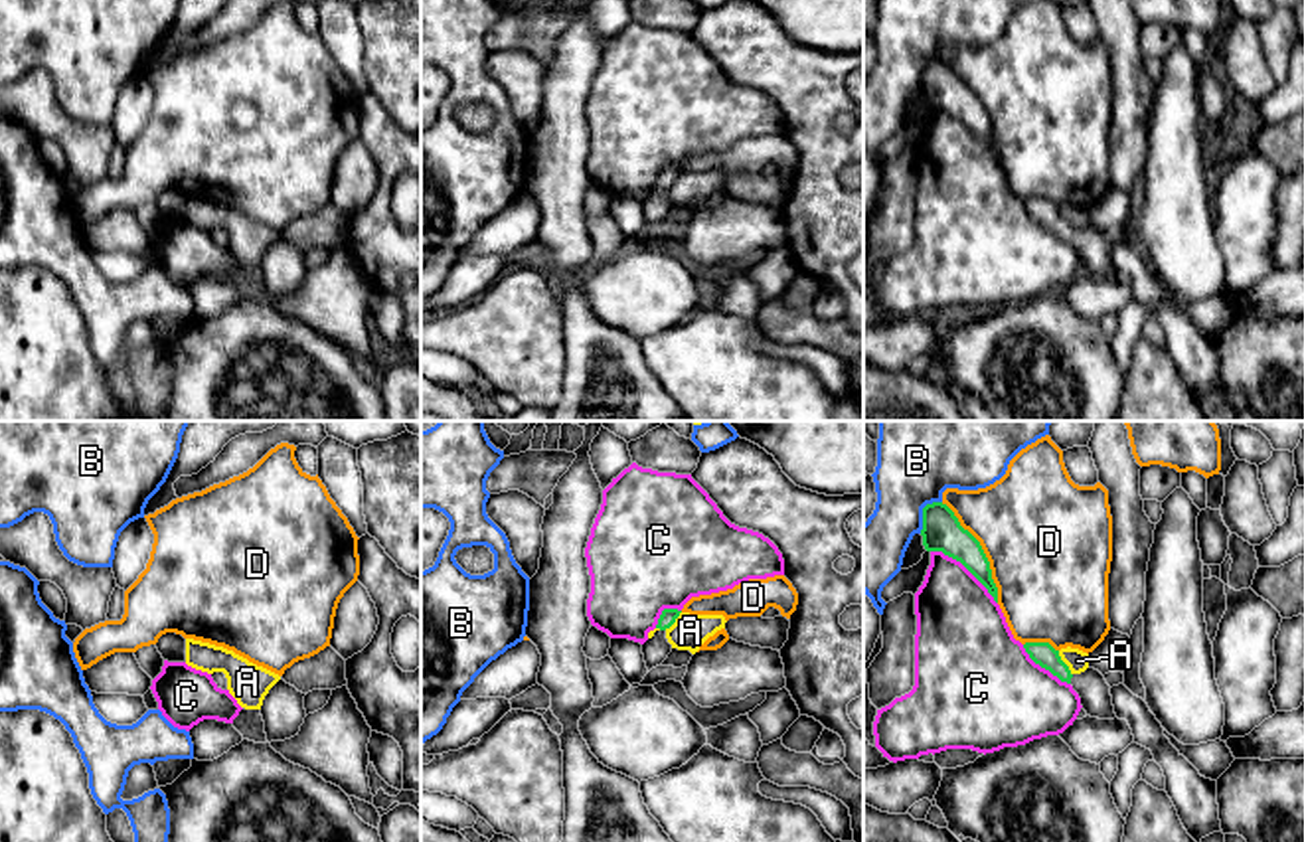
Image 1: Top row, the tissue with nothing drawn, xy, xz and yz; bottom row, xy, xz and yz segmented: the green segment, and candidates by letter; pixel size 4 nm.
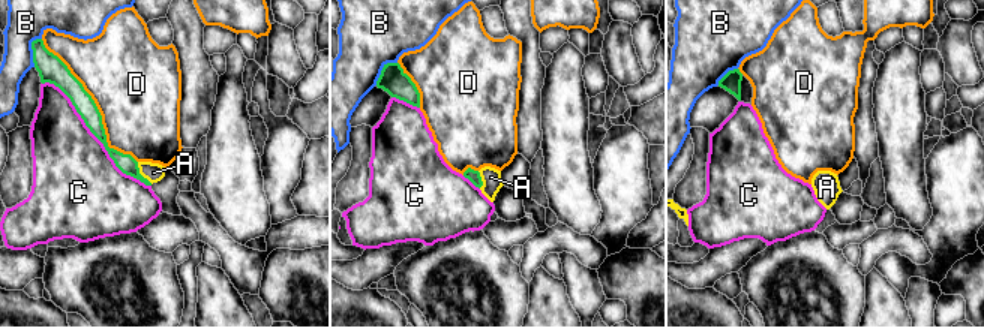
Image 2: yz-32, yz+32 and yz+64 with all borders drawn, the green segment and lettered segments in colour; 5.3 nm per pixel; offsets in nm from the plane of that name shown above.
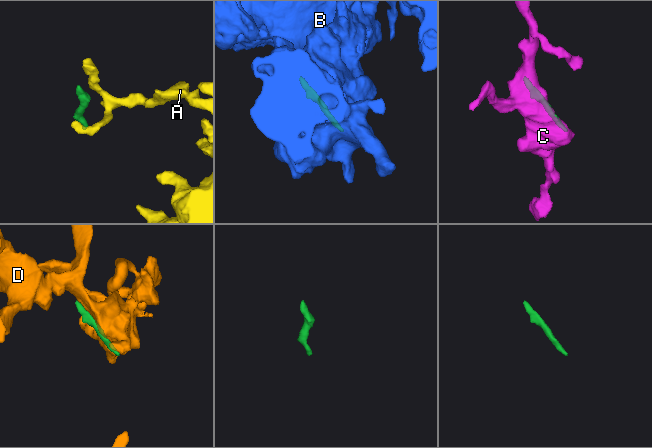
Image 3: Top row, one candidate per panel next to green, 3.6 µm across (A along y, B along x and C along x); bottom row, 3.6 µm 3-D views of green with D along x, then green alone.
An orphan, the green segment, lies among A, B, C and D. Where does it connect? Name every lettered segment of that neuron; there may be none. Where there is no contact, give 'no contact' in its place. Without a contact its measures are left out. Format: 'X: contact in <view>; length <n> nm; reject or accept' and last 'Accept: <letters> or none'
A: contact in yz; length 120 nm; reject
B: contact in yz; length 160 nm; reject
C: contact in yz; length 340 nm; reject
D: contact in yz; length 480 nm; reject
Accept: none

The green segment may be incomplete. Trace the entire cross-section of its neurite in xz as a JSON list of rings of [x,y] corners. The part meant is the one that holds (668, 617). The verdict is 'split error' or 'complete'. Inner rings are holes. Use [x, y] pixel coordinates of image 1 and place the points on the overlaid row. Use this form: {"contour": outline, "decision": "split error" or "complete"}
{"contour": [[[664,609],[658,619],[658,625],[656,625],[658,631],[654,632],[652,638],[648,638],[642,644],[642,654],[644,654],[644,662],[646,662],[648,672],[652,668],[660,666],[668,658],[668,654],[672,652],[672,644],[666,638],[666,631],[676,623],[680,613],[682,611],[678,611],[678,609]]], "decision": "split error"}

